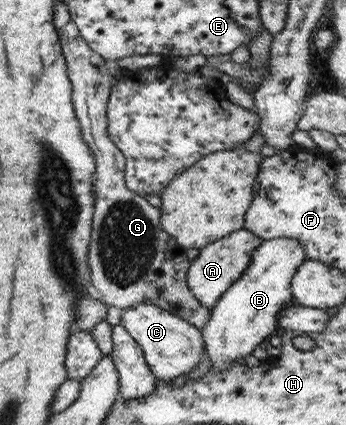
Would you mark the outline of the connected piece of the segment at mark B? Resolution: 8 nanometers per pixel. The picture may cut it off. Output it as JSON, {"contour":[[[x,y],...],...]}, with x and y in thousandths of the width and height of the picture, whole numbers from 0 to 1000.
{"contour":[[[841,560],[757,565],[725,593],[725,616],[702,645],[645,687],[610,725],[598,758],[578,772],[607,866],[642,878],[656,856],[702,852],[731,821],[769,812],[783,781],[795,776],[801,739],[847,713],[841,652],[879,612],[882,593],[864,579],[864,565]]]}

